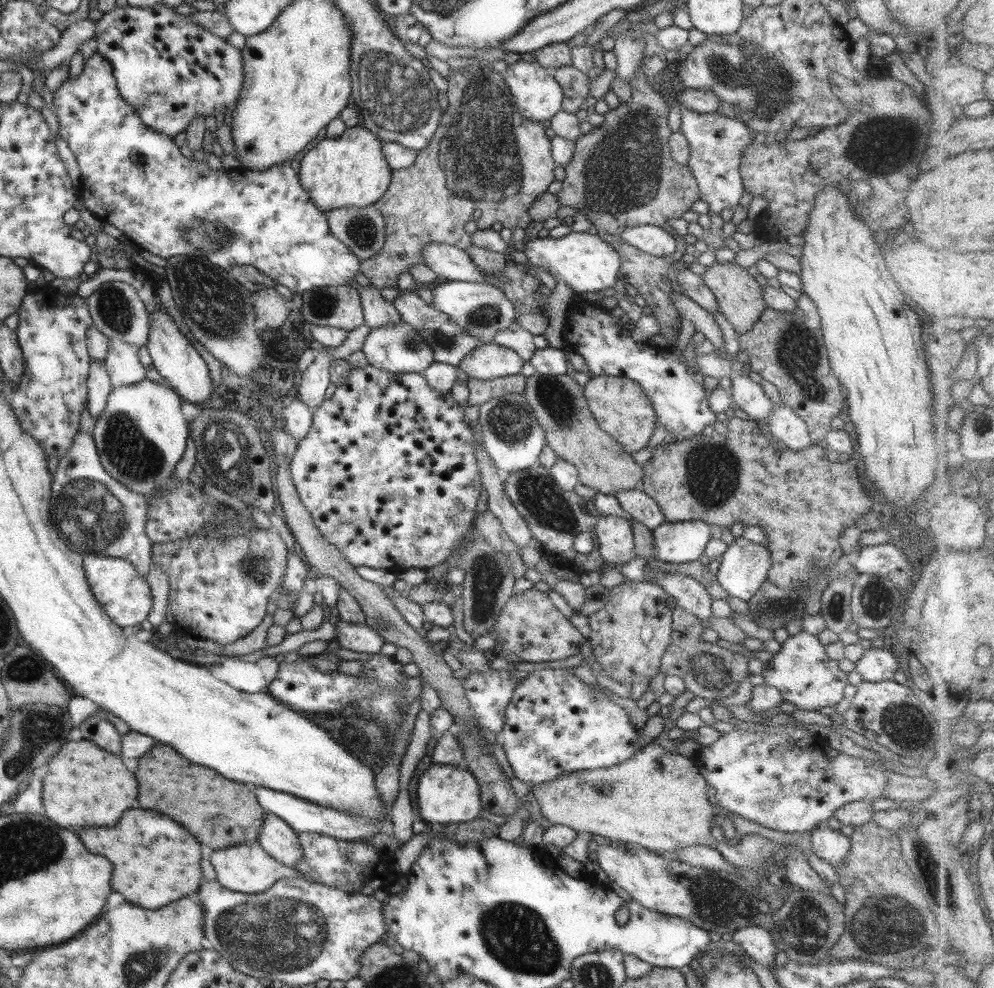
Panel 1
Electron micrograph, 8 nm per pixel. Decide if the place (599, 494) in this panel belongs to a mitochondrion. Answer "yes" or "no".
no

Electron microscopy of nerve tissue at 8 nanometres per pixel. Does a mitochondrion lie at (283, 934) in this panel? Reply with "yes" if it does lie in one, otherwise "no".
yes

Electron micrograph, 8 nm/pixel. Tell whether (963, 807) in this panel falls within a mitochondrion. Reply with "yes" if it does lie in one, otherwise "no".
no

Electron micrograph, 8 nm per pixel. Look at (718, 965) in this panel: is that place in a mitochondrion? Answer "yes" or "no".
yes

